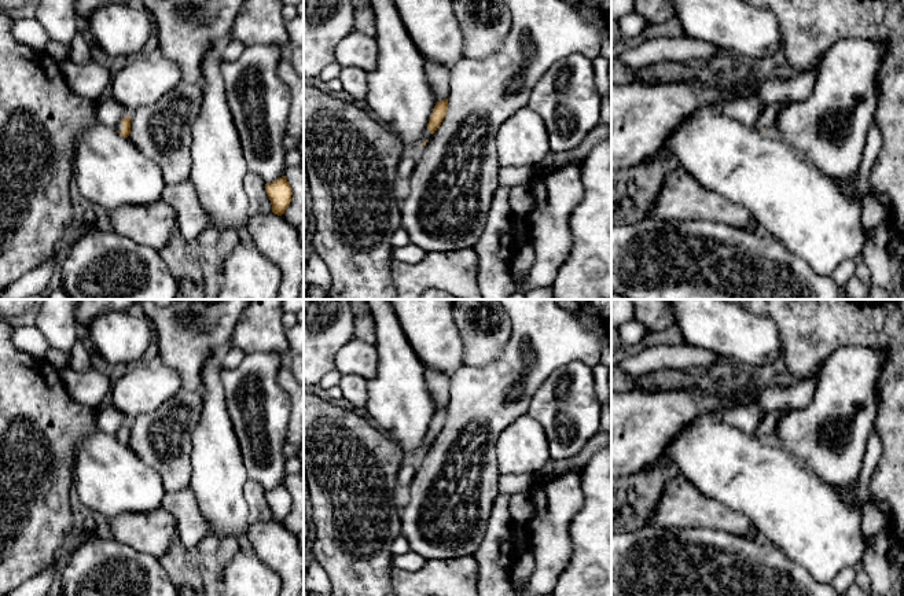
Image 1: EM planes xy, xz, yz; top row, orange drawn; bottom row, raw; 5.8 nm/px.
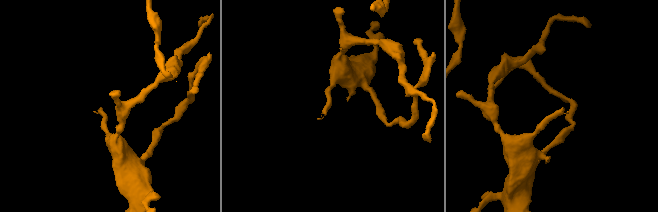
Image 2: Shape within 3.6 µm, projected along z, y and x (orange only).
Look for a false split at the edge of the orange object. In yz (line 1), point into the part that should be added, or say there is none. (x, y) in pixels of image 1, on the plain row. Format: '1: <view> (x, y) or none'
1: yz (768, 423)

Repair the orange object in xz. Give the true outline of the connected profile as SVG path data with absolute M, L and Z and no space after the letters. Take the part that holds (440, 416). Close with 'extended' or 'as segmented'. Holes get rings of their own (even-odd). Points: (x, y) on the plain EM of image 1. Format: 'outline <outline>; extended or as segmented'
outline M444 406L444 408L440 408L436 411L433 420L430 423L429 431L427 431L427 437L426 437L426 442L425 442L425 448L423 448L422 453L426 453L426 450L431 445L431 442L441 433L445 422L447 422L447 417L448 417L448 406Z; extended

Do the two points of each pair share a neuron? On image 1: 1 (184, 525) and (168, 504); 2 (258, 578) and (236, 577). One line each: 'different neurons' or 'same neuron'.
1: same neuron
2: same neuron

